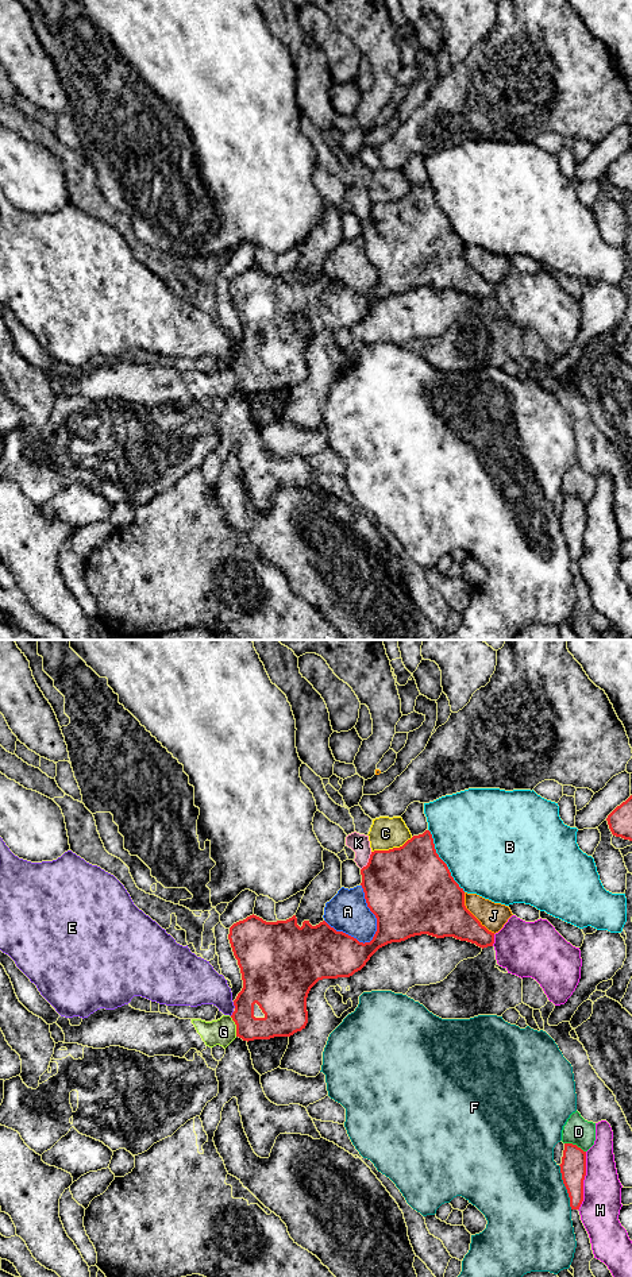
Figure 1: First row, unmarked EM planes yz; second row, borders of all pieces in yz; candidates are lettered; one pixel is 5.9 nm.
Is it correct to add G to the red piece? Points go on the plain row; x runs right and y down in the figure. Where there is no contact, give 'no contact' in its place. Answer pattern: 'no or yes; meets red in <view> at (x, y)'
yes; meets red in yz at (236, 378)

